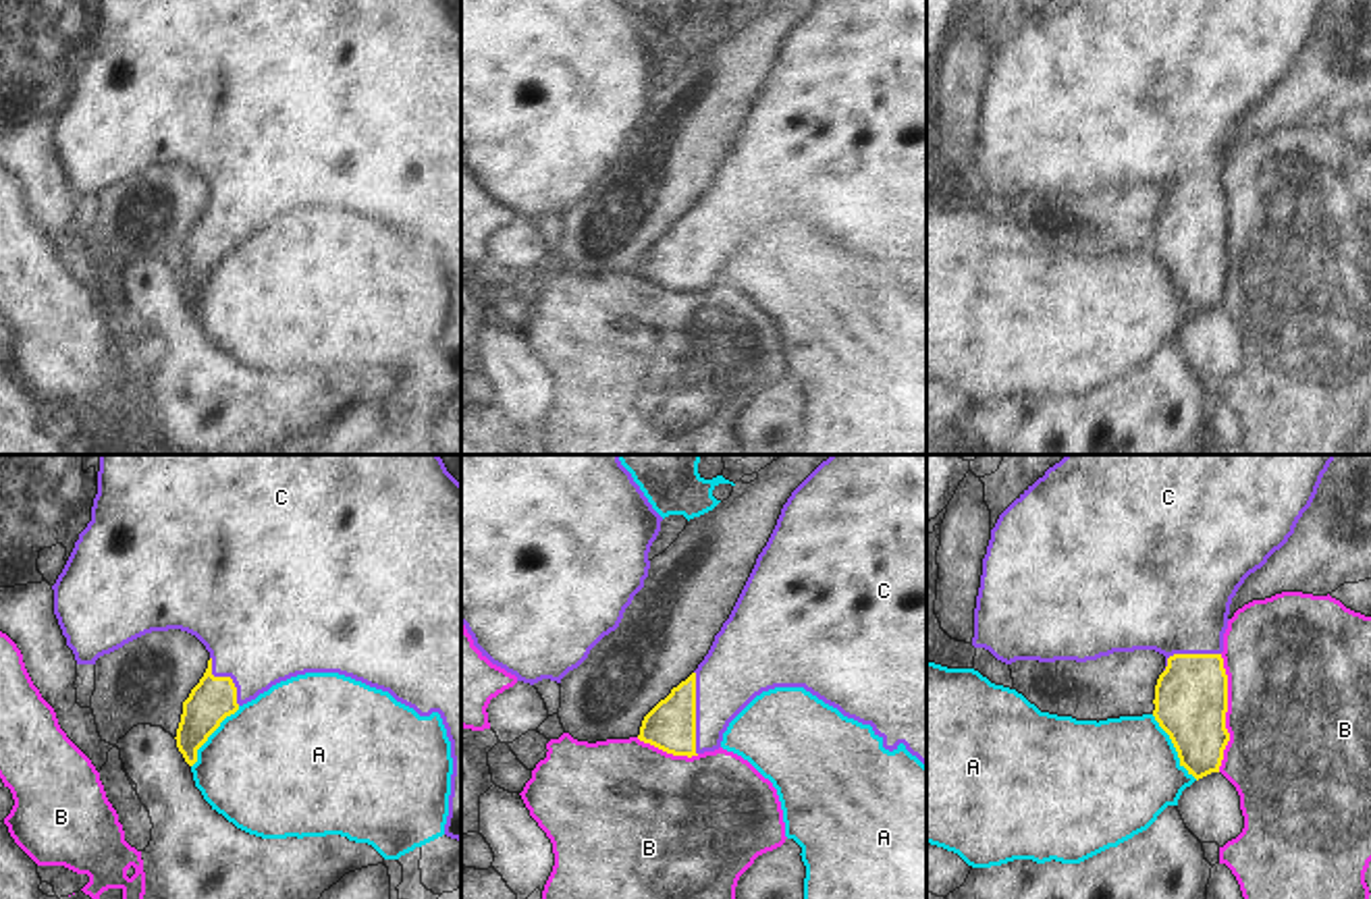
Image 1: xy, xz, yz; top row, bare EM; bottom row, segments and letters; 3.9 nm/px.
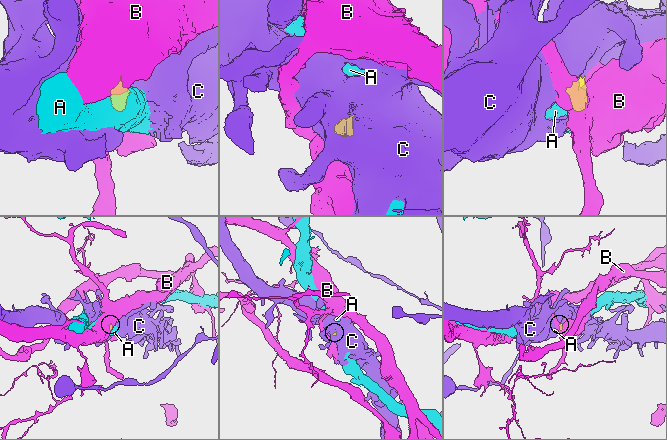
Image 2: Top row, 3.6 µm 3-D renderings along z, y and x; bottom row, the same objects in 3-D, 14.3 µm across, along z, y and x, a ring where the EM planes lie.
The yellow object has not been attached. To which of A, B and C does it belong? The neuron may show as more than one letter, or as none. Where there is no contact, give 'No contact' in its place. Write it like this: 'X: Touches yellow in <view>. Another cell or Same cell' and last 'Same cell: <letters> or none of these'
A: Touches yellow in yz. Another cell
B: Touches yellow in yz. Another cell
C: Touches yellow in xz. Same cell
Same cell: C

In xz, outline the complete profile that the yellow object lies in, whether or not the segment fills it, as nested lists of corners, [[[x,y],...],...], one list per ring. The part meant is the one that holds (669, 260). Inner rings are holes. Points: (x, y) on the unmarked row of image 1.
[[[818,0],[787,33],[777,60],[721,166],[698,203],[642,255],[638,274],[673,291],[698,291],[721,282],[729,257],[762,226],[804,222],[843,251],[870,260],[893,287],[899,278],[926,301],[926,0]]]

